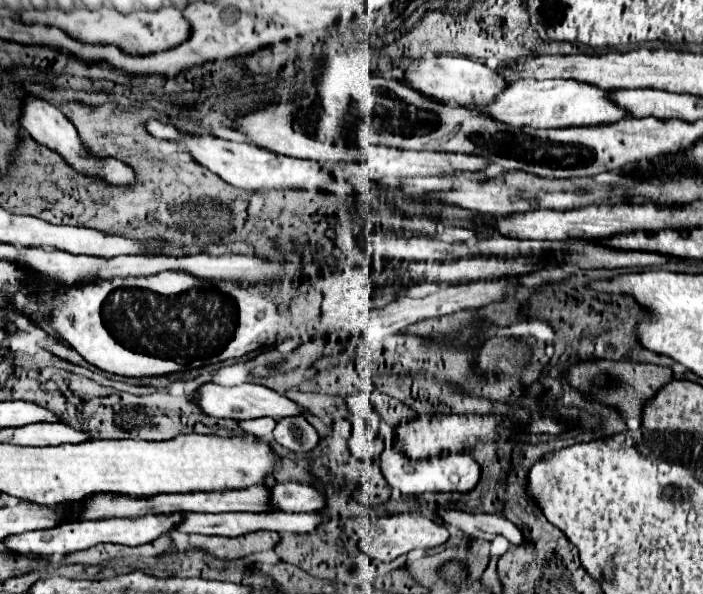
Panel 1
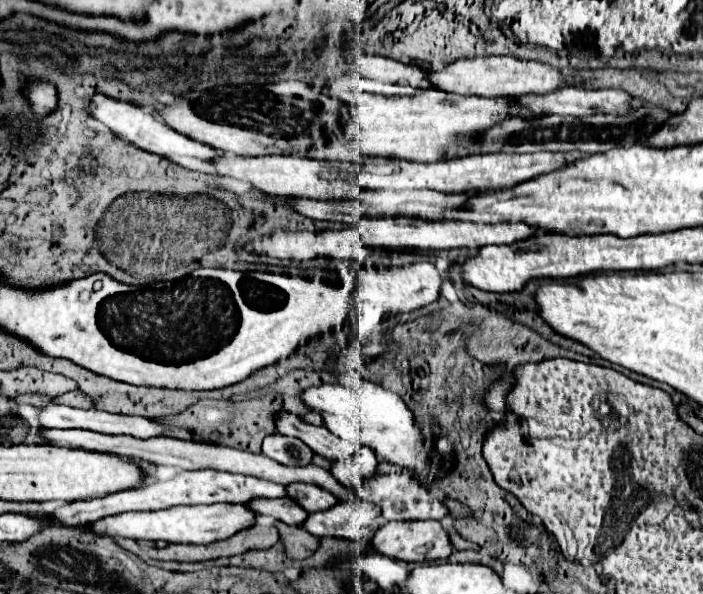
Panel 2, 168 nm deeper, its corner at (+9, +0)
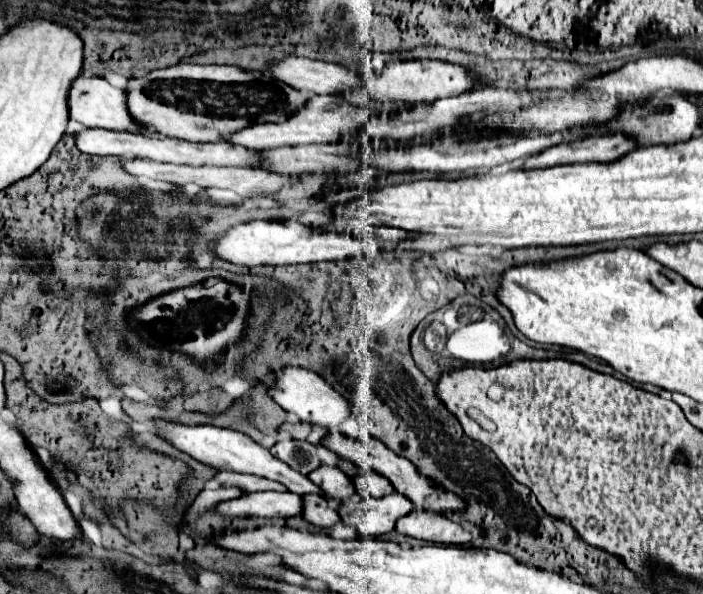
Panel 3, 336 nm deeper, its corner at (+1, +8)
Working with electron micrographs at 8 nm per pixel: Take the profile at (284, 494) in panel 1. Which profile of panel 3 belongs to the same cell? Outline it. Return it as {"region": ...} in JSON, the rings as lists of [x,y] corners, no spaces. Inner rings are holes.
{"region":[[[321,465],[319,469],[311,471],[307,475],[329,499],[333,501],[345,501],[349,499],[353,493],[355,493],[355,487],[353,487],[353,481],[351,477],[347,477],[341,469],[337,467],[327,467],[327,465]]]}

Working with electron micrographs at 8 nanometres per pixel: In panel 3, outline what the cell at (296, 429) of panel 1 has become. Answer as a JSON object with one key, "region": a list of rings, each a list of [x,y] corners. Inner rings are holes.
{"region":[[[285,439],[285,441],[275,443],[271,447],[271,453],[303,475],[311,473],[313,469],[317,469],[321,465],[319,455],[317,455],[317,445],[313,445],[309,441]]]}

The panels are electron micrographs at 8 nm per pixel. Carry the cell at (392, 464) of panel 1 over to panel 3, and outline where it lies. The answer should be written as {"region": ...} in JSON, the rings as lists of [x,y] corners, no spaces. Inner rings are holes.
{"region":[[[287,367],[279,373],[277,383],[273,385],[271,397],[289,413],[297,415],[303,421],[309,421],[313,425],[321,425],[325,429],[337,429],[339,425],[343,425],[347,419],[353,419],[355,413],[351,409],[351,403],[337,393],[323,377],[319,377],[313,371],[301,369],[301,367]]]}

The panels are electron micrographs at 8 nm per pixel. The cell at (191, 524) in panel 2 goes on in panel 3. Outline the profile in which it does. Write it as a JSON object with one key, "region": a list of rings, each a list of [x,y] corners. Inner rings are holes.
{"region":[[[261,491],[261,493],[245,493],[231,501],[221,501],[215,507],[217,515],[221,517],[293,517],[301,515],[301,495],[291,491],[275,493],[275,491]]]}

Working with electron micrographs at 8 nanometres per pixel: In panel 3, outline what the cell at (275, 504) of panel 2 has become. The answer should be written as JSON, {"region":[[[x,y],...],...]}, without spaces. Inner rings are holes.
{"region":[[[307,493],[301,499],[303,499],[301,517],[305,521],[309,521],[311,525],[315,525],[315,527],[333,527],[335,523],[339,523],[337,509],[325,497],[315,495],[315,493]]]}

